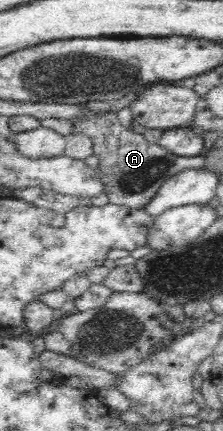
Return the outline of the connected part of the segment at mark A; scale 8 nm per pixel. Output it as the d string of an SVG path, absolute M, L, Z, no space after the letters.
M115 112L93 113L83 119L71 121L71 133L87 134L93 142L93 154L99 159L95 167L97 176L103 182L103 193L110 203L123 205L132 209L144 209L155 196L157 189L169 177L186 169L199 169L205 165L204 157L183 157L175 155L158 143L149 142L143 134L124 127Z

